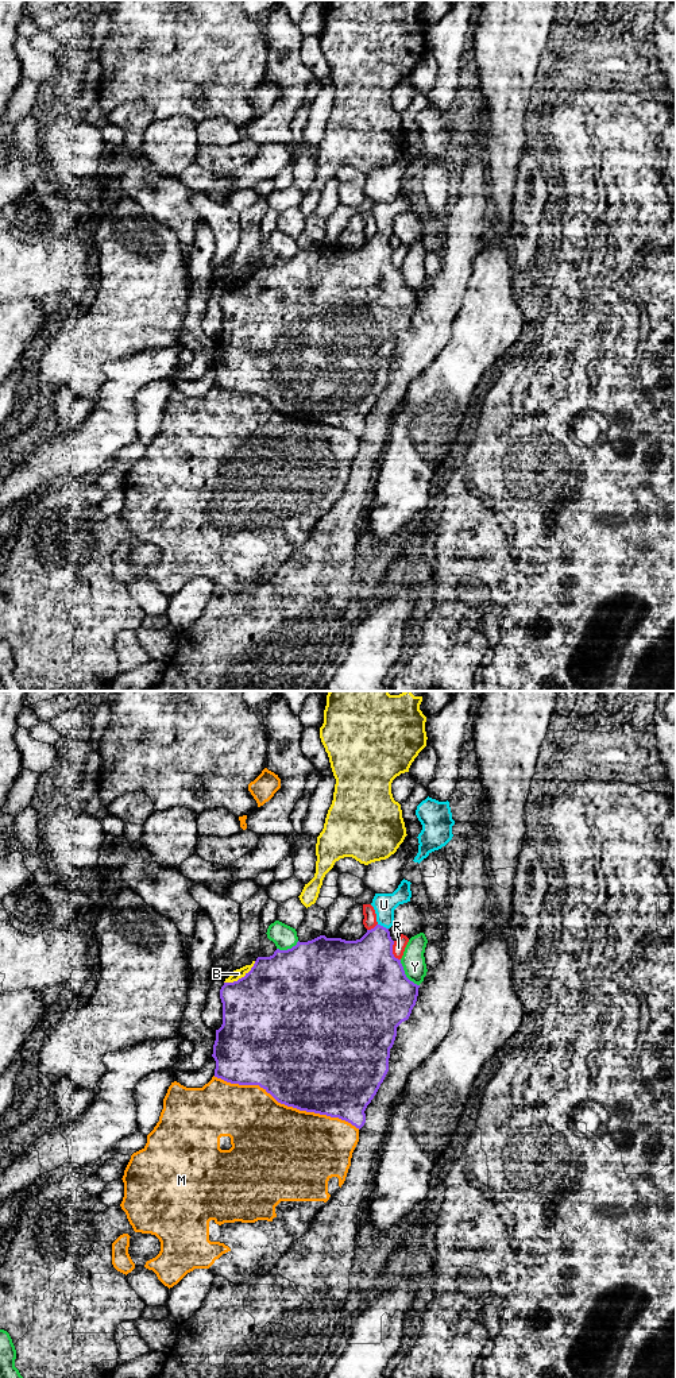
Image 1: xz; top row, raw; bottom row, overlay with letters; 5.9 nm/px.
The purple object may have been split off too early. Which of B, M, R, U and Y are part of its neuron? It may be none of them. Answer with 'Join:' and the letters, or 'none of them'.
Join: U

